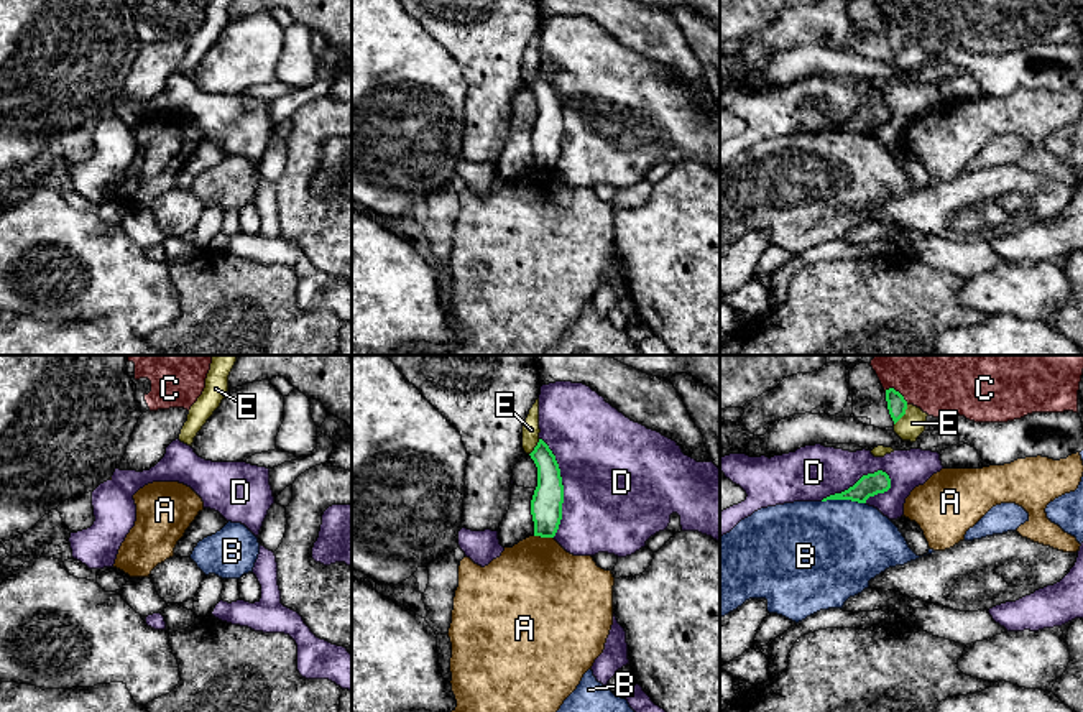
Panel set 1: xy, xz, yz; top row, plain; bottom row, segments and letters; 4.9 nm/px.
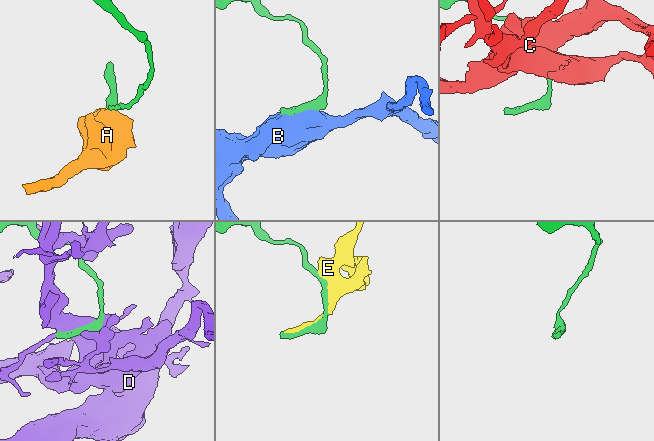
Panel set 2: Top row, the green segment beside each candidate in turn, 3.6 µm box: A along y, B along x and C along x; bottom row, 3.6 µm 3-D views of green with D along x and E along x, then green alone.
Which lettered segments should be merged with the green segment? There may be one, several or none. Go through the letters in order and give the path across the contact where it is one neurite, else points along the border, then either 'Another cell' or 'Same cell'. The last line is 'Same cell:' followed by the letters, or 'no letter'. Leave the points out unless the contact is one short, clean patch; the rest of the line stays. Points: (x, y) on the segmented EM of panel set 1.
A: Boundary: xz (534, 535), (553, 538). Another cell
B: Another cell
C: Boundary: yz (884, 390), (894, 388), (907, 403). Another cell
D: Another cell
E: Another cell
Same cell: no letter

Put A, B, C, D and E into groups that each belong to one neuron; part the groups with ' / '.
A / B / C / D E

